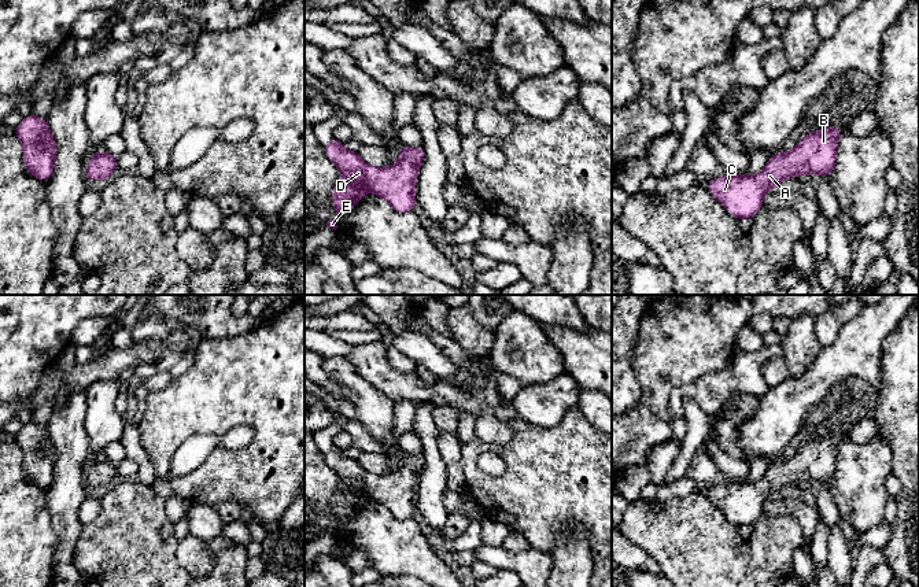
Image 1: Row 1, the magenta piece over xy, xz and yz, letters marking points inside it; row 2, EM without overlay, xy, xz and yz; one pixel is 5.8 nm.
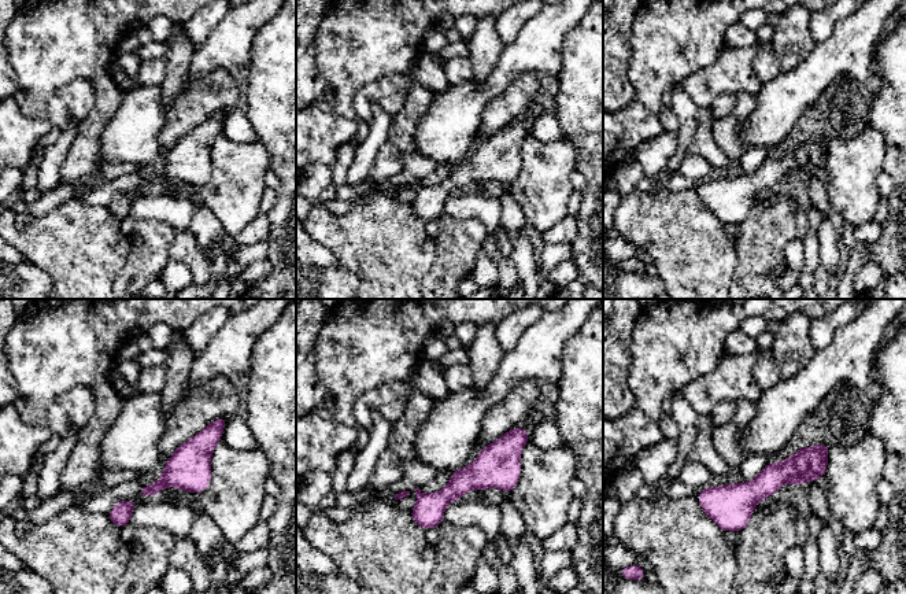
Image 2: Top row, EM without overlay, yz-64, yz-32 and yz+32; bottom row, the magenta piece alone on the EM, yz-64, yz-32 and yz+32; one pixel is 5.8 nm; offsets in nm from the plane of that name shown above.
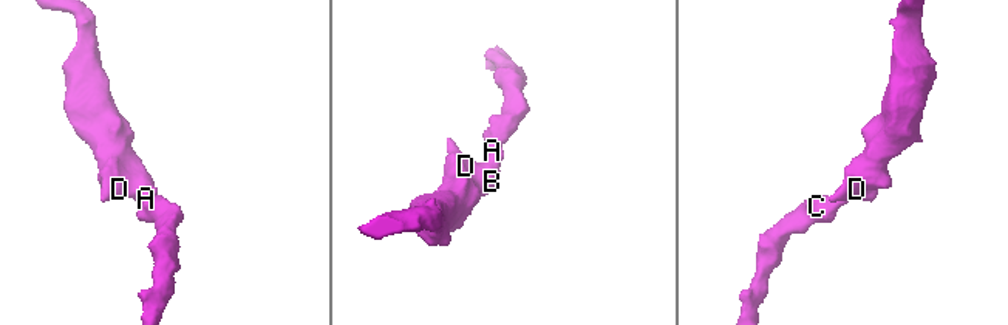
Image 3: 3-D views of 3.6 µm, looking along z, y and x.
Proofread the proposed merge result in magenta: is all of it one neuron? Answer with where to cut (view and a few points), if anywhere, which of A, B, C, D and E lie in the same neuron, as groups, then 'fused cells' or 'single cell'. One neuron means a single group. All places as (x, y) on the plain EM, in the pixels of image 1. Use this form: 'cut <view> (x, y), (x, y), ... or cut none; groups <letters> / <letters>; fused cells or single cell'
cut none; groups A B C D E; single cell

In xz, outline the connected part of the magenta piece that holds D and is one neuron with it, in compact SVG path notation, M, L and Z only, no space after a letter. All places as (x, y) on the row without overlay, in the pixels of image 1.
M332 446L324 453L326 464L339 476L342 488L332 496L333 518L347 521L369 498L372 502L384 505L398 518L411 518L416 512L416 486L418 475L424 469L424 457L402 453L399 465L390 475L373 475L365 470L361 464L343 454L343 450Z

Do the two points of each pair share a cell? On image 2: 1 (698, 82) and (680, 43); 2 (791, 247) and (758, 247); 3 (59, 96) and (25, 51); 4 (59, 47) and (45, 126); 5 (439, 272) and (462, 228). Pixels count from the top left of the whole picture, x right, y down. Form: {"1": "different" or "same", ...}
{"1": "different", "2": "different", "3": "different", "4": "different", "5": "same"}

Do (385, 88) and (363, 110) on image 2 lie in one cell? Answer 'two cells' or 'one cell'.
one cell

